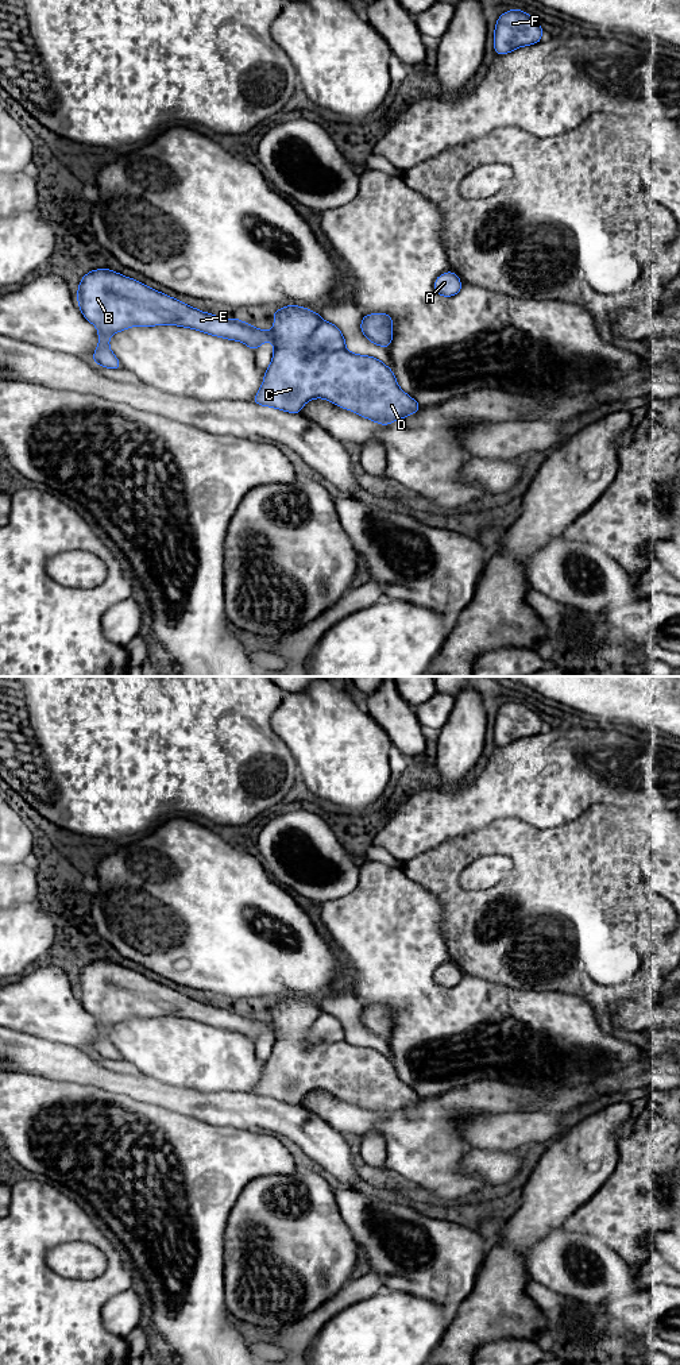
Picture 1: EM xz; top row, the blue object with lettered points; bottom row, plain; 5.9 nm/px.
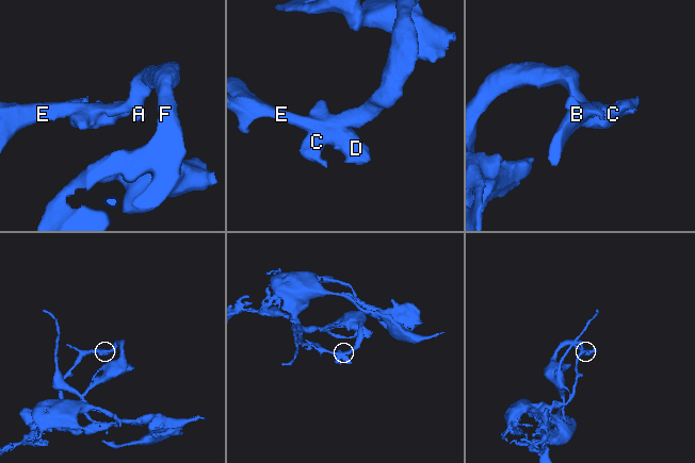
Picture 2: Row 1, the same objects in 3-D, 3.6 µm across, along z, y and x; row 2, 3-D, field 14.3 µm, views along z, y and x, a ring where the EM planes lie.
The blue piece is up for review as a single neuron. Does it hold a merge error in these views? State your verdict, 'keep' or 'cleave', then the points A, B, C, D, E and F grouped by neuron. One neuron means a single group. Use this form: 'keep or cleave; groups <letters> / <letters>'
cleave; groups A B E F / C D

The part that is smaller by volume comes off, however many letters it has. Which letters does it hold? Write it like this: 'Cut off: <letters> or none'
Cut off: C, D

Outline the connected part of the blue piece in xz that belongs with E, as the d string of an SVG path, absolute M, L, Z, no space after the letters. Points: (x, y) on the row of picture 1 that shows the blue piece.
M111 269L92 270L81 278L78 308L98 331L93 363L117 370L121 363L109 348L109 336L131 327L179 325L237 340L256 351L264 342L277 347L274 331L242 320L219 317L189 306Z

